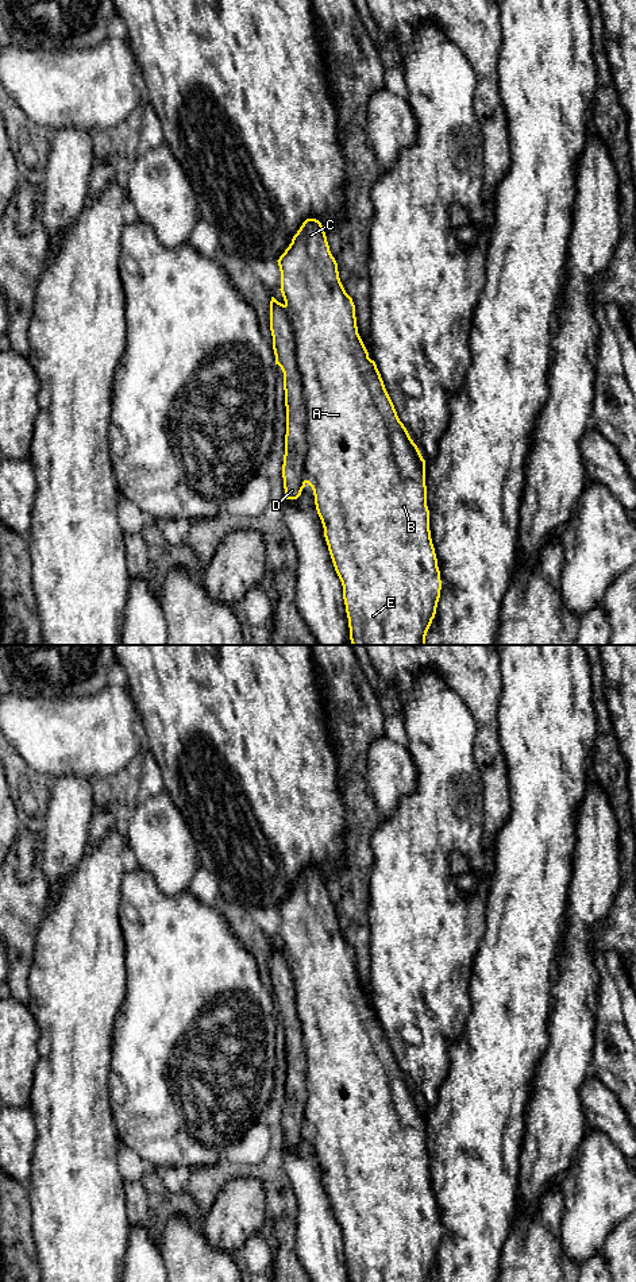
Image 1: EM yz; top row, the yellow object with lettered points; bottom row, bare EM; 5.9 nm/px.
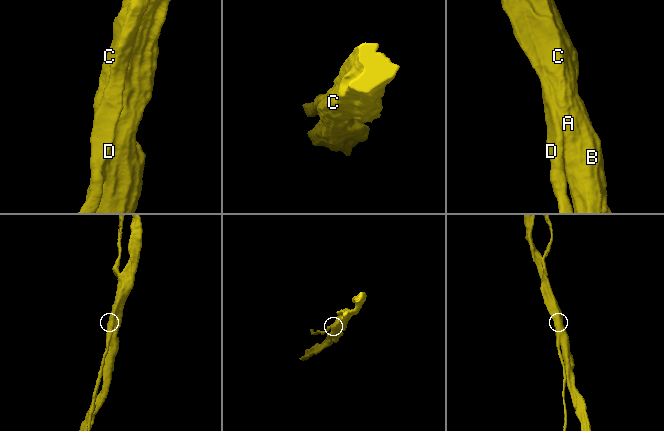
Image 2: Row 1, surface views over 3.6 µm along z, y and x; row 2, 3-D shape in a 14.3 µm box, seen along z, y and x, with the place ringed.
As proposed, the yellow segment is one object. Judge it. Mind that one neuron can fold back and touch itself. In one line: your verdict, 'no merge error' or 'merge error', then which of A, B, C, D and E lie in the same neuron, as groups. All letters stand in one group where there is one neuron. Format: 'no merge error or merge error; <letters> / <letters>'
merge error; A B C E / D

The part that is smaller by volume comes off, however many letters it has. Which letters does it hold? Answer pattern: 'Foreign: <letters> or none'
Foreign: D

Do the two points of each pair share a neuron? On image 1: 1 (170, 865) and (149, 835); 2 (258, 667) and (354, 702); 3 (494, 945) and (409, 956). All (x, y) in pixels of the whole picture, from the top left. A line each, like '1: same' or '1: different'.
1: same
2: different
3: different

